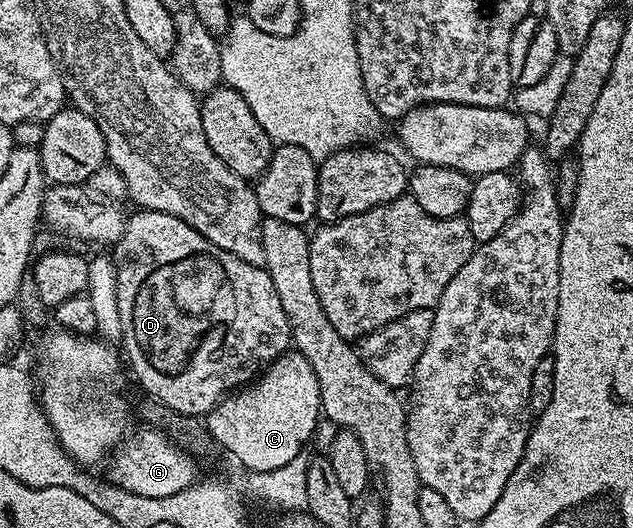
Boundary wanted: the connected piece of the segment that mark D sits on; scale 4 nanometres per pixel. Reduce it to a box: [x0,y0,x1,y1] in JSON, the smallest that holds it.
[110,209,292,418]

